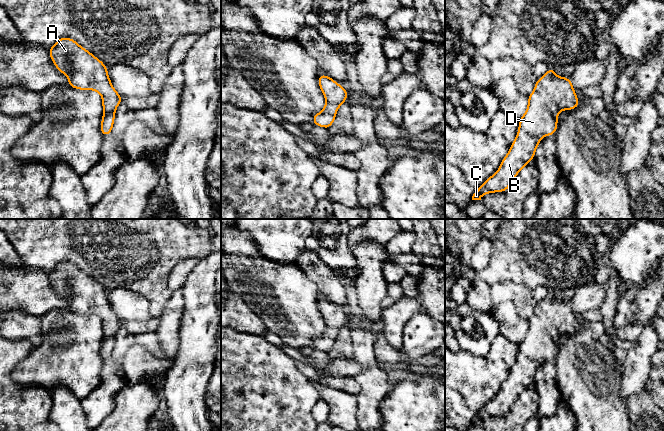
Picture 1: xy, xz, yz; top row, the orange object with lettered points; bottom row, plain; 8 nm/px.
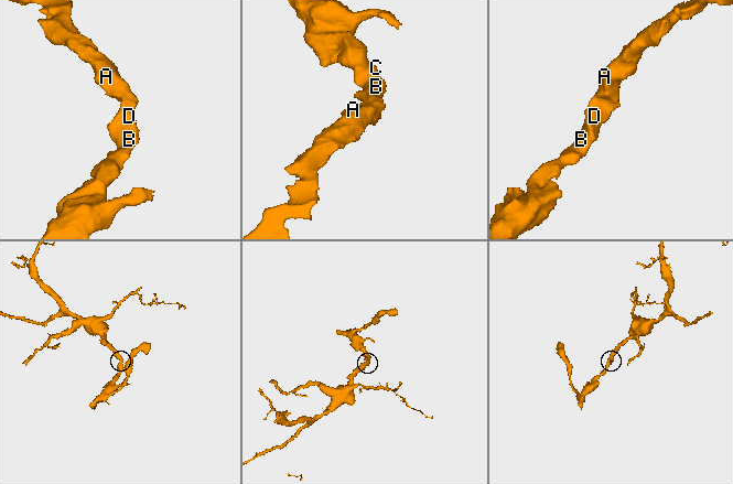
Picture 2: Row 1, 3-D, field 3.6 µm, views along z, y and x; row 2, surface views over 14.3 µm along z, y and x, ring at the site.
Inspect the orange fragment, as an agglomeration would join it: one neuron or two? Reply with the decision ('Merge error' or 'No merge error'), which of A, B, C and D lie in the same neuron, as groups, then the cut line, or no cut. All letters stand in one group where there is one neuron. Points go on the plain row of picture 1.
No merge error. Groups: A B C D. No split

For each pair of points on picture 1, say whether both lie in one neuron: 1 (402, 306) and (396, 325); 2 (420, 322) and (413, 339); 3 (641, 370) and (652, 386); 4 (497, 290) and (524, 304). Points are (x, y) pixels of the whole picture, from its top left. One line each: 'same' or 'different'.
1: same
2: same
3: different
4: same

